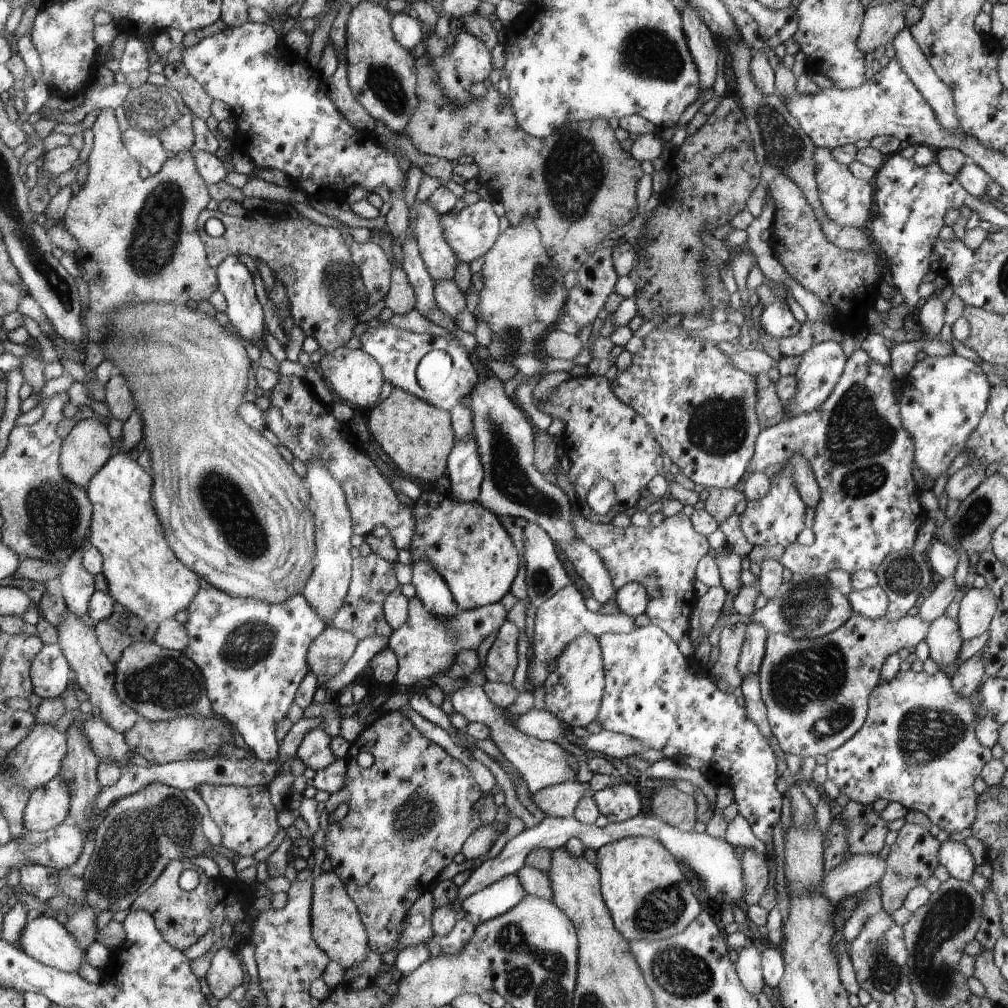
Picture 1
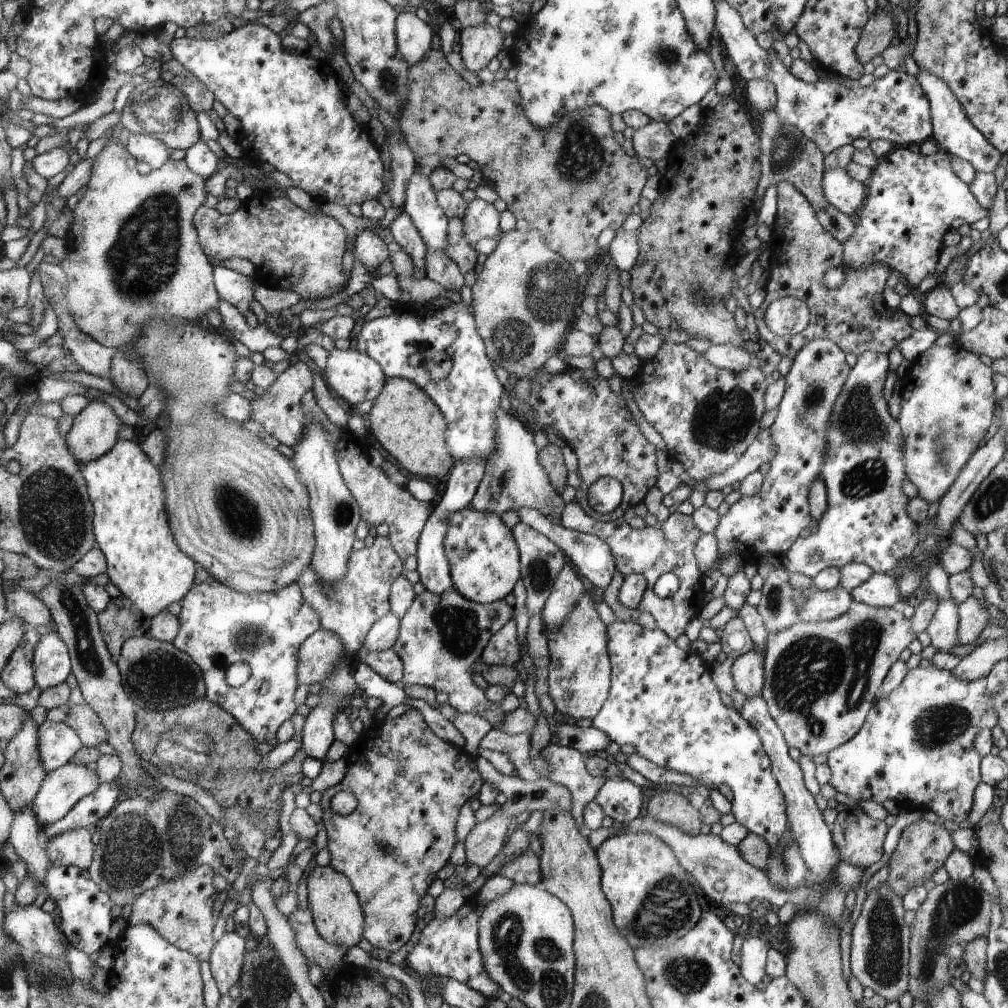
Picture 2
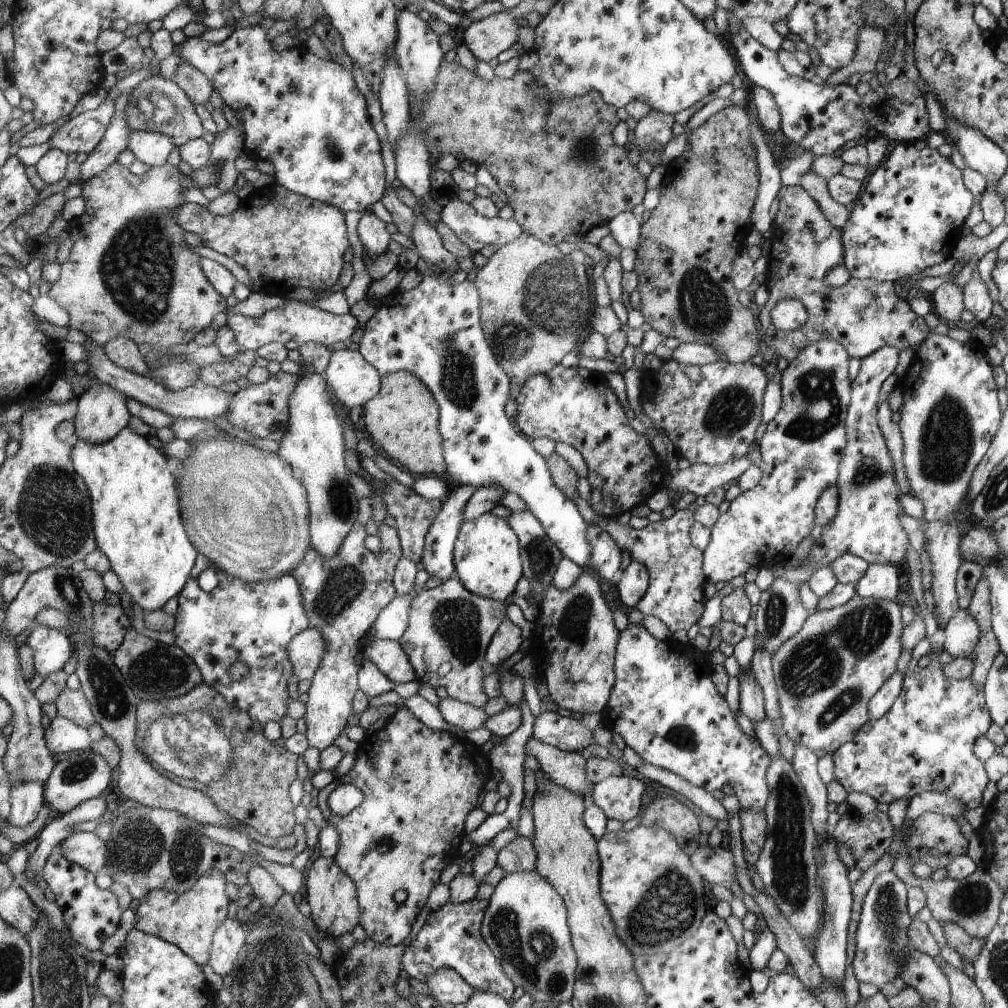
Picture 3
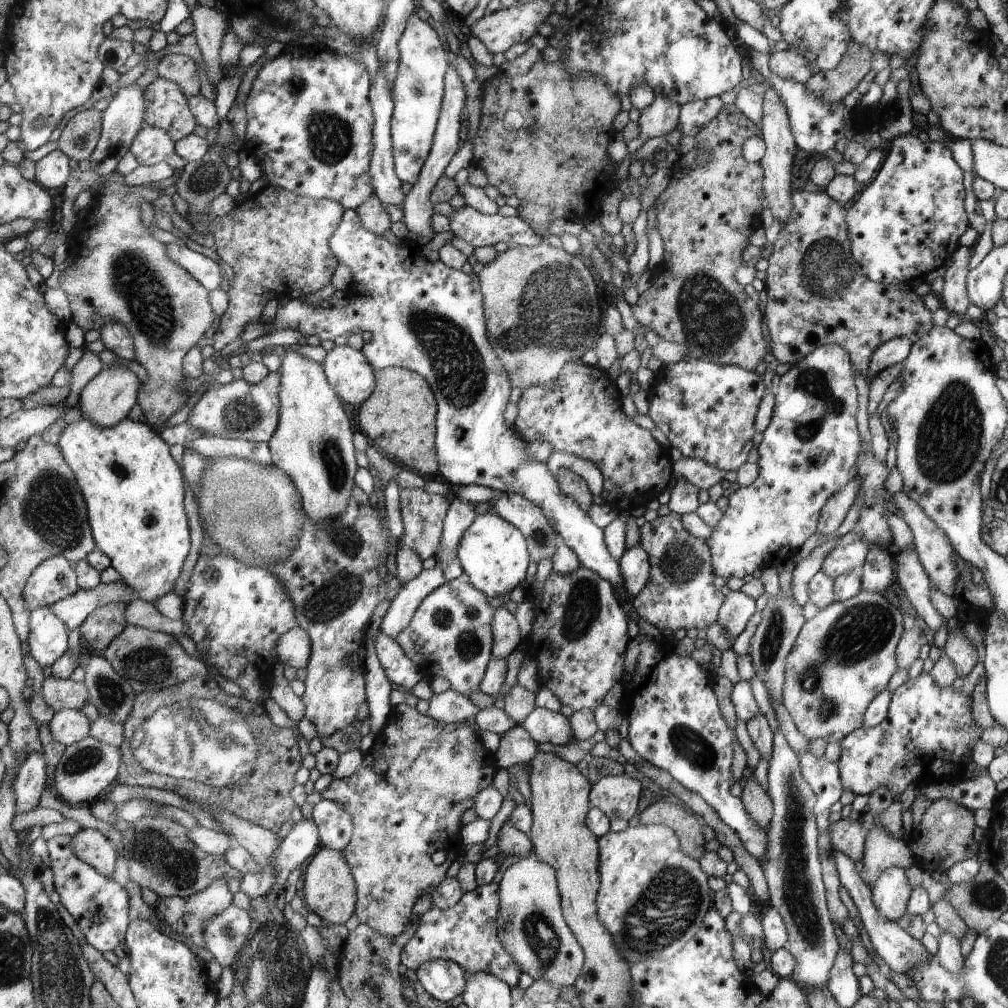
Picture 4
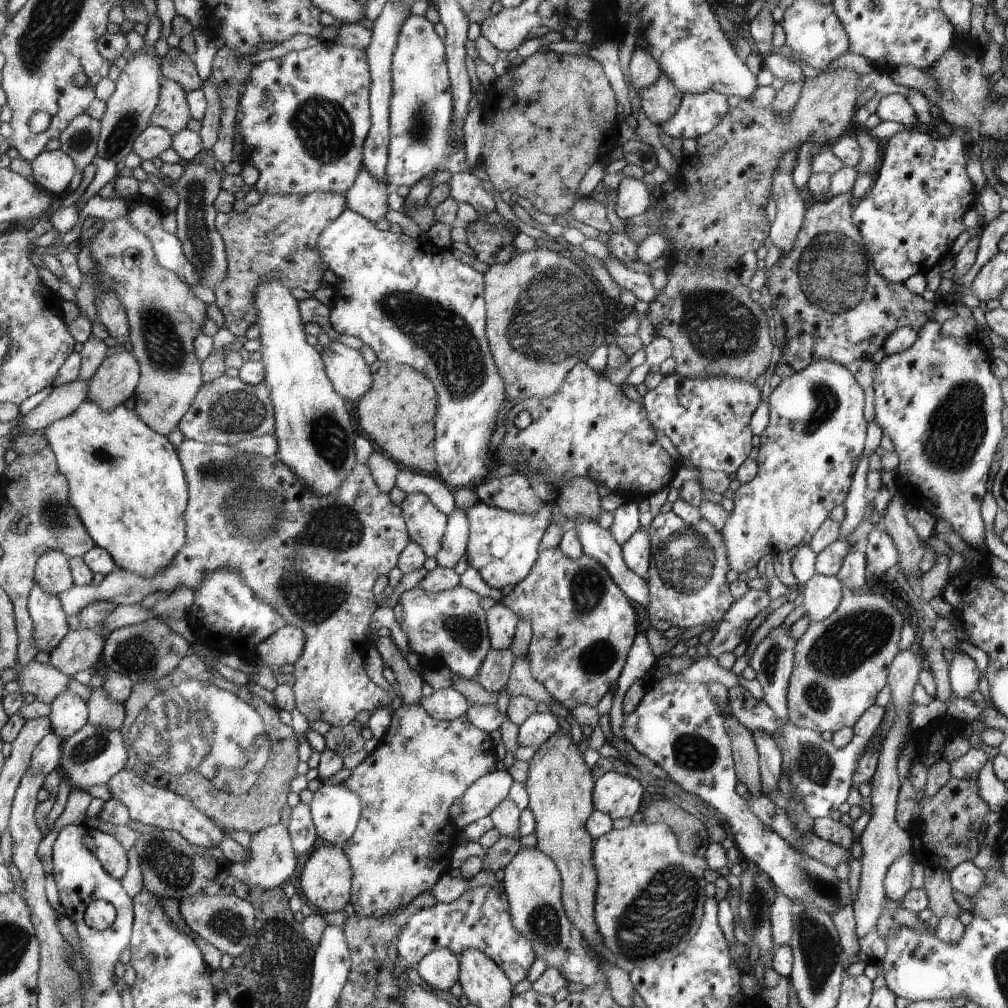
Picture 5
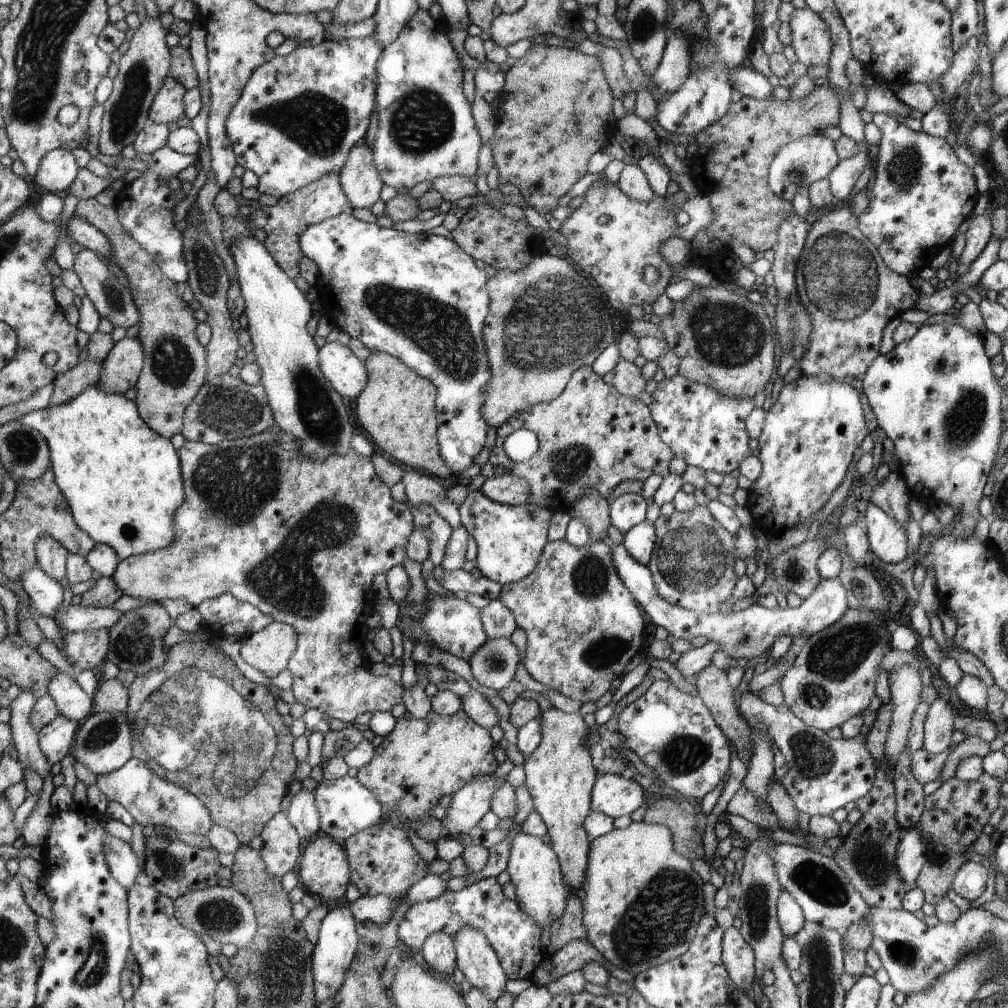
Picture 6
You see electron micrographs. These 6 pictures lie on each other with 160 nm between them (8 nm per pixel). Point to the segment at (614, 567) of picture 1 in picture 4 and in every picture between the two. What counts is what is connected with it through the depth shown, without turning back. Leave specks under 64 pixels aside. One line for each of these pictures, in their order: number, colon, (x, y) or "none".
2: (670, 546)
3: (675, 594)
4: (679, 593)

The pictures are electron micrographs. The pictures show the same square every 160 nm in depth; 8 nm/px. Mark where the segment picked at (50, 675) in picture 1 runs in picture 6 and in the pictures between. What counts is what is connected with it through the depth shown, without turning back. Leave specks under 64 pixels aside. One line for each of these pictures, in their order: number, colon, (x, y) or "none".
2: (52, 661)
3: (52, 648)
4: (48, 638)
5: (51, 626)
6: (45, 594)

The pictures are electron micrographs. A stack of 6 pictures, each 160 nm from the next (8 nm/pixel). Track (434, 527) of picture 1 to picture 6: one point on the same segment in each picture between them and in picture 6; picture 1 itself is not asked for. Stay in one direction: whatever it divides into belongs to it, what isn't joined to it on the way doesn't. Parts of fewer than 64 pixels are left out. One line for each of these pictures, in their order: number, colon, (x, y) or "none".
2: (484, 565)
3: (486, 555)
4: (494, 553)
5: (503, 546)
6: (510, 539)

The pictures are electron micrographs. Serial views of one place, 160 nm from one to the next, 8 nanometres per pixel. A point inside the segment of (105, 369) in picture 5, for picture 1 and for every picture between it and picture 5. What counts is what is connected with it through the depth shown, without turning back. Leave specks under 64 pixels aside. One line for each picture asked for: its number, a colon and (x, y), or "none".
1: (88, 447)
2: (94, 432)
3: (101, 411)
4: (106, 400)

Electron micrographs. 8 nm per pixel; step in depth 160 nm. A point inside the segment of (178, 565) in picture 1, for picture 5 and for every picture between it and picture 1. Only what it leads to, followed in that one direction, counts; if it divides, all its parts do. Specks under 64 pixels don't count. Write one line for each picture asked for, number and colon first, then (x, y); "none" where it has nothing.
2: (131, 523)
3: (139, 527)
4: (134, 490)
5: (126, 481)

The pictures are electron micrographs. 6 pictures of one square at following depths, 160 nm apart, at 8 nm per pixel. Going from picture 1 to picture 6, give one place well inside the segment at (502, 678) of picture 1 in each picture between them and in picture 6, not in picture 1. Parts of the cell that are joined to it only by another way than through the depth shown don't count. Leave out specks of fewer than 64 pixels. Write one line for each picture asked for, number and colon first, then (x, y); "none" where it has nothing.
2: (502, 650)
3: (507, 640)
4: (506, 631)
5: (502, 621)
6: (499, 622)

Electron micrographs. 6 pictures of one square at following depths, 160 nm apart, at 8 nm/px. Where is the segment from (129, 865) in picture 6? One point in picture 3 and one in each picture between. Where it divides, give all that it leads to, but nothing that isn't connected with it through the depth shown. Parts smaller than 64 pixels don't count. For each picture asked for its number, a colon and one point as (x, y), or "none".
3: (83, 848)
4: (92, 846)
5: (107, 849)

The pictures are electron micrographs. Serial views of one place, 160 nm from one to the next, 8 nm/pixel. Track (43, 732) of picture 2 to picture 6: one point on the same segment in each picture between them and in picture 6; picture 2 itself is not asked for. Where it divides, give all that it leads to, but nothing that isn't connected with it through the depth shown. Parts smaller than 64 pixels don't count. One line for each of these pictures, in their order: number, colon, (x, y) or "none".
3: (62, 735)
4: (67, 726)
5: (69, 713)
6: (71, 701)

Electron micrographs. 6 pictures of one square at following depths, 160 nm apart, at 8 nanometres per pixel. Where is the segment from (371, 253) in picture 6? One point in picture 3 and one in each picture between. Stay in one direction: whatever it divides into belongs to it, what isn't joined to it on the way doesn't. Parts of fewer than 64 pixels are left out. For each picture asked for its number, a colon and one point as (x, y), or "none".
3: (435, 332)
4: (418, 315)
5: (415, 304)

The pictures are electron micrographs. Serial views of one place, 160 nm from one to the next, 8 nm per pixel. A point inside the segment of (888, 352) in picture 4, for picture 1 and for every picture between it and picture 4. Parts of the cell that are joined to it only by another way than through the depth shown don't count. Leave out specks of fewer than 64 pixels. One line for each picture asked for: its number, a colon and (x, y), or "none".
1: (862, 457)
2: (866, 521)
3: (867, 525)

